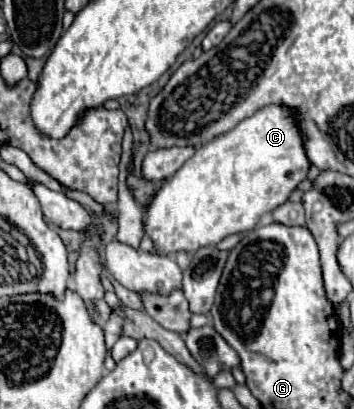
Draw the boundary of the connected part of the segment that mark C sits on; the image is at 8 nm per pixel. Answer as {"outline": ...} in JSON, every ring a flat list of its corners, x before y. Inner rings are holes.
{"outline":[[277,105,263,107,253,117,243,119,235,129,215,137,207,145,201,145,173,177,163,181,155,191,155,197,147,203,143,215,143,231,153,241,153,253,195,253,201,247,217,245,227,235,253,229,263,213,271,213,275,207,283,205,297,183,305,179,305,173,309,169,301,133,293,121,293,115,293,111]]}

